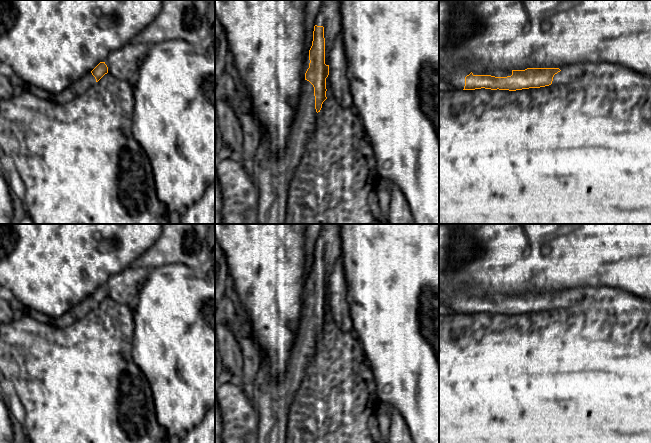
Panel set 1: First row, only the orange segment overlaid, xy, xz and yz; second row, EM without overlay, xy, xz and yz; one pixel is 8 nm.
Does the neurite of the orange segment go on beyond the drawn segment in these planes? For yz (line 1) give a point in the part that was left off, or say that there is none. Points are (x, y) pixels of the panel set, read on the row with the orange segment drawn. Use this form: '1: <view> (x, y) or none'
1: yz (456, 77)

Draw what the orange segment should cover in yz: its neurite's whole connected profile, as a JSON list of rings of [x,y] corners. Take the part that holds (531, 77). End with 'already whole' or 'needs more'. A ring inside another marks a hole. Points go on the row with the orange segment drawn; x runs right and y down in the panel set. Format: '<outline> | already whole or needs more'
[[[465,68],[456,69],[439,69],[439,79],[443,79],[450,83],[456,90],[475,90],[475,89],[491,89],[491,90],[509,90],[516,91],[529,88],[540,88],[551,84],[566,83],[571,79],[571,70],[560,70],[559,68],[527,68],[525,70],[501,70],[486,69],[482,71],[470,71]]] | needs more

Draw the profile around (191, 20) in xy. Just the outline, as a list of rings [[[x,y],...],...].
[[[162,0],[162,8],[155,19],[132,40],[152,46],[165,40],[182,39],[194,45],[210,41],[214,0]]]

